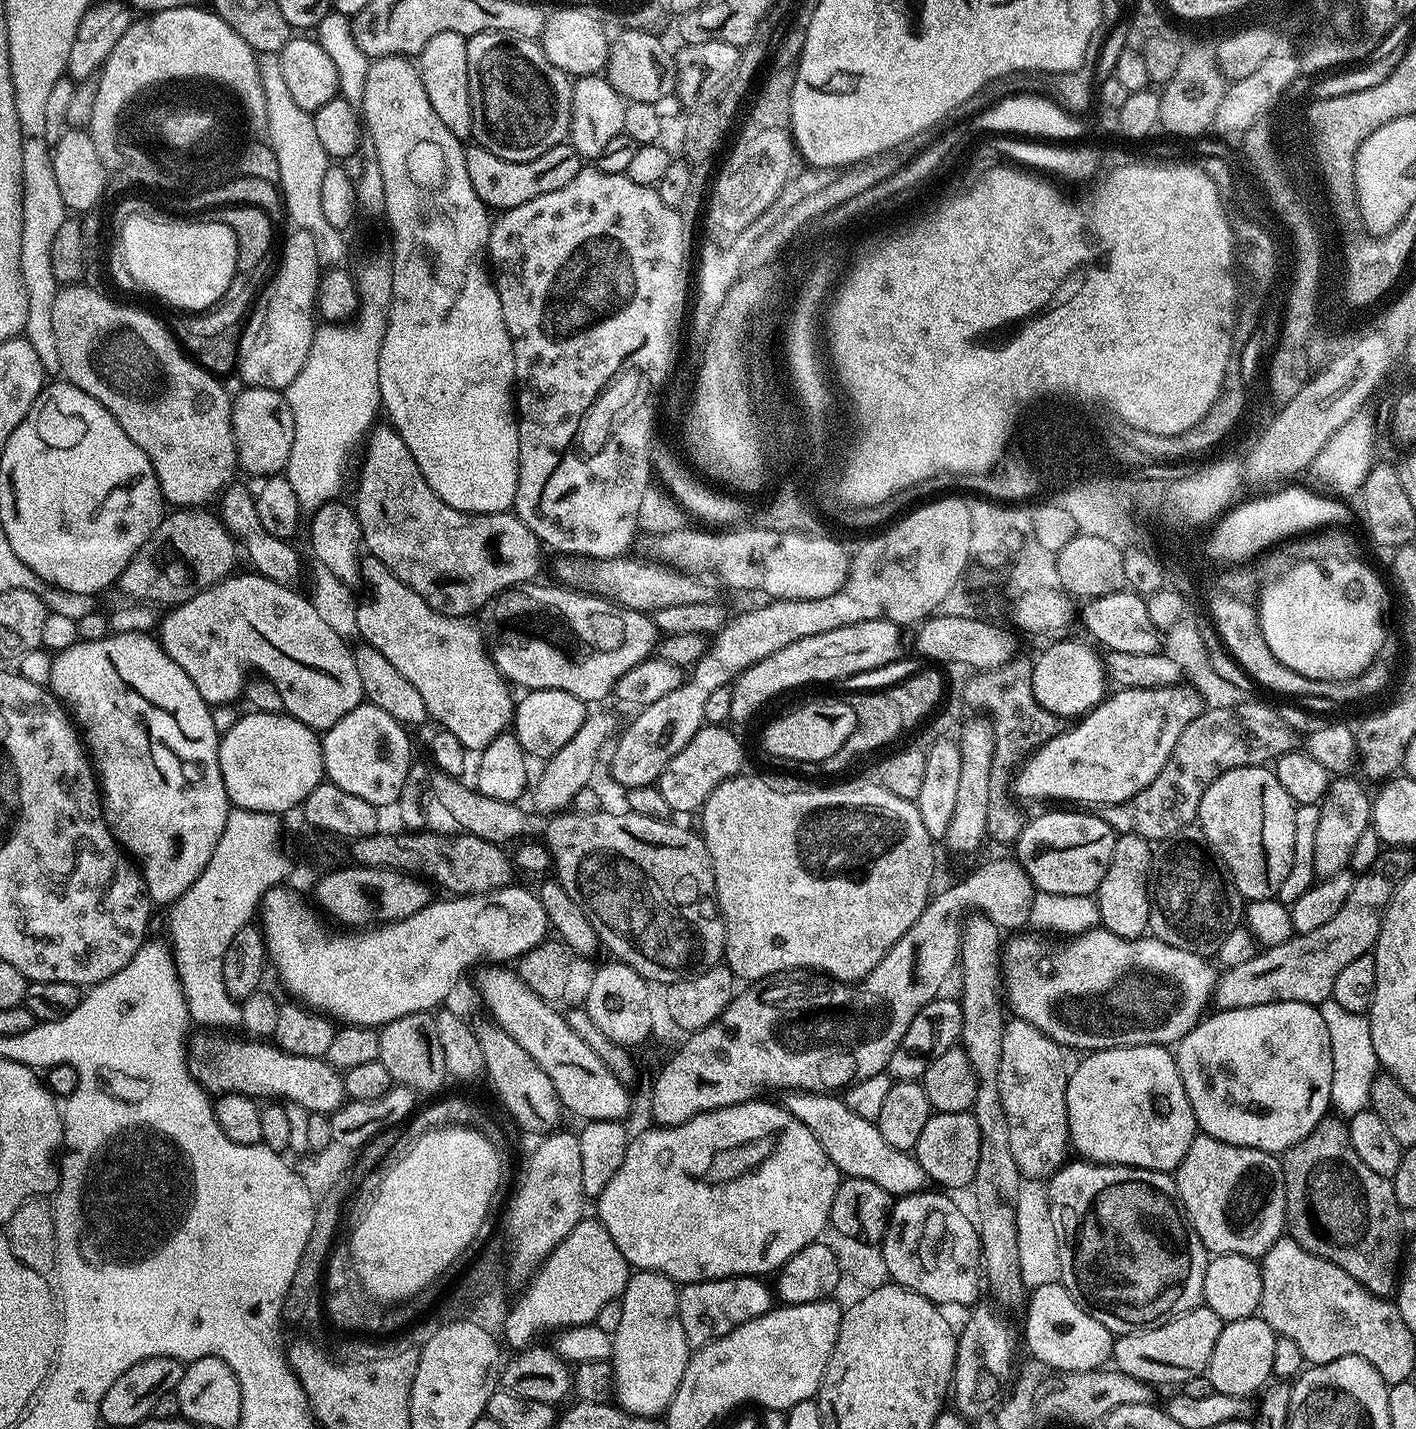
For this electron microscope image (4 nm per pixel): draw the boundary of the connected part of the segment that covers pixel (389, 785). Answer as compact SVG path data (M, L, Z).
M362 702L346 718L323 733L324 771L331 783L337 784L346 794L355 794L362 802L377 806L395 805L406 783L406 770L414 763L412 744L408 741L405 725L399 724L386 710Z

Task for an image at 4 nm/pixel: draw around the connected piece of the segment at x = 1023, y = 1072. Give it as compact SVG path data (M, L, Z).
M1012 1018L1005 1023L1004 1033L1002 1034L1002 1062L998 1070L998 1090L1000 1091L1000 1101L1002 1110L1006 1110L1006 1122L1010 1122L1010 1151L1014 1154L1014 1162L1018 1162L1018 1170L1021 1177L1033 1178L1043 1181L1045 1178L1052 1177L1066 1162L1064 1156L1070 1152L1070 1141L1068 1138L1068 1111L1066 1110L1066 1086L1068 1085L1068 1074L1070 1064L1064 1061L1065 1049L1061 1045L1053 1042L1042 1030L1038 1030L1030 1022L1019 1018Z

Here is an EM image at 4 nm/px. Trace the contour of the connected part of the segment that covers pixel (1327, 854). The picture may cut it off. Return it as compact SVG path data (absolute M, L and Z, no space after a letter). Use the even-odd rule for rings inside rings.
M1336 778L1328 785L1323 800L1319 801L1318 831L1314 834L1314 868L1317 877L1333 876L1345 871L1352 863L1358 838L1369 831L1372 819L1370 793L1352 778Z

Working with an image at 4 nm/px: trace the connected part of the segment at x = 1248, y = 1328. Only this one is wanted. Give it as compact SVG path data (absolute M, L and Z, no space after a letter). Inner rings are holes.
M1259 1314L1227 1321L1218 1334L1218 1342L1214 1342L1214 1354L1210 1354L1208 1363L1206 1374L1212 1383L1212 1391L1245 1398L1255 1397L1273 1379L1277 1339L1276 1331Z

